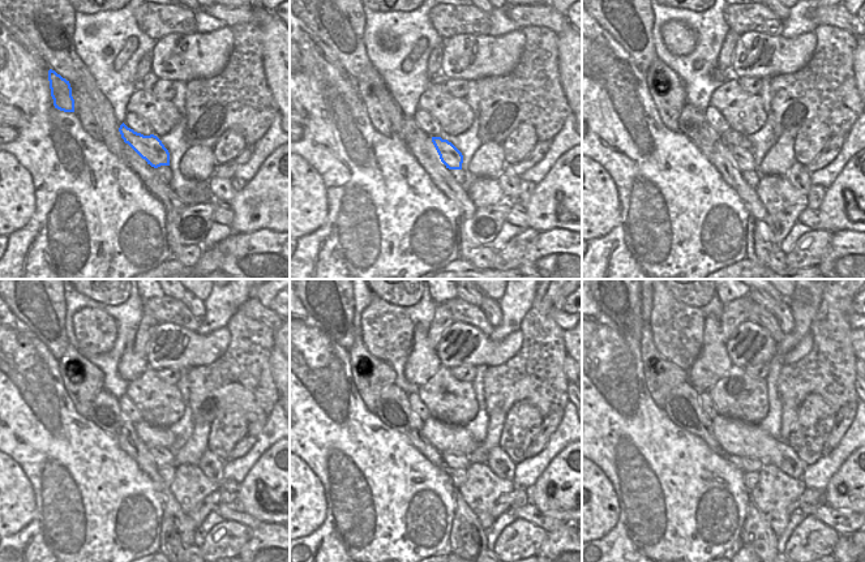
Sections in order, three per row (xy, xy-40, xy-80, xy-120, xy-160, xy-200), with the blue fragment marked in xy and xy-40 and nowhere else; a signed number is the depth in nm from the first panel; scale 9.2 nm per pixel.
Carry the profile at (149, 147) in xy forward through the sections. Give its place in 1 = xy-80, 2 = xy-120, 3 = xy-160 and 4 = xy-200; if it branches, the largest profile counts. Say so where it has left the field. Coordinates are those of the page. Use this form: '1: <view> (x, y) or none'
1: xy-80 (745, 161)
2: xy-120 (163, 457)
3: xy-160 (453, 459)
4: xy-200 (748, 464)

